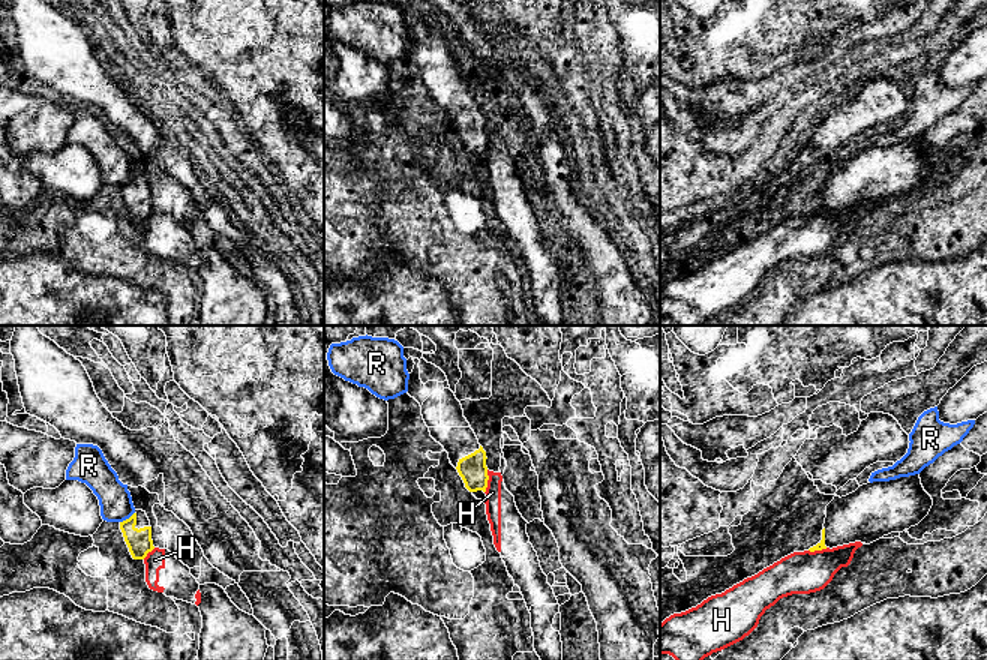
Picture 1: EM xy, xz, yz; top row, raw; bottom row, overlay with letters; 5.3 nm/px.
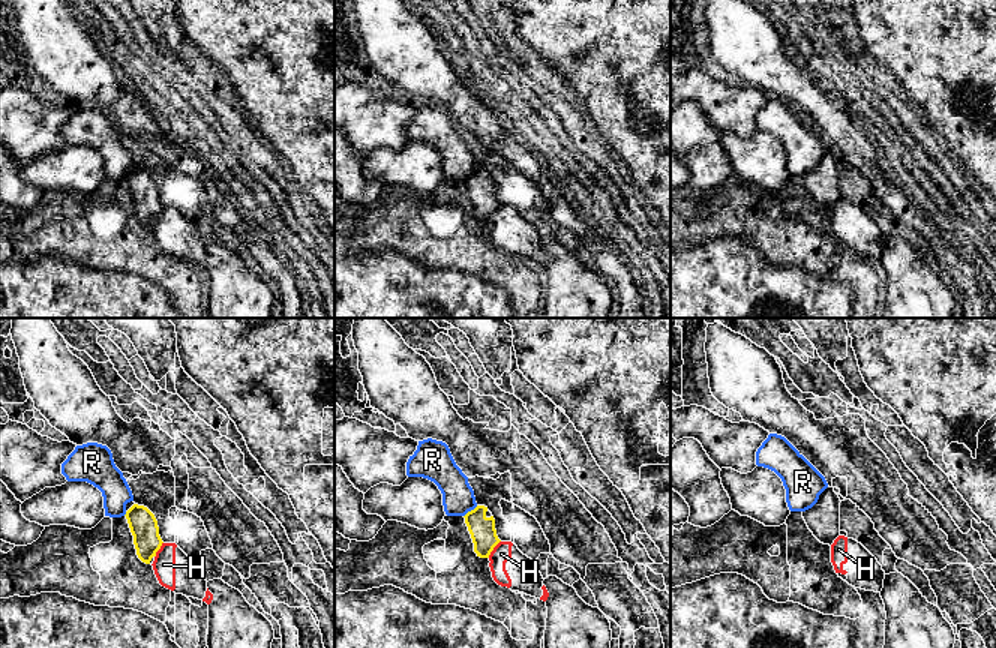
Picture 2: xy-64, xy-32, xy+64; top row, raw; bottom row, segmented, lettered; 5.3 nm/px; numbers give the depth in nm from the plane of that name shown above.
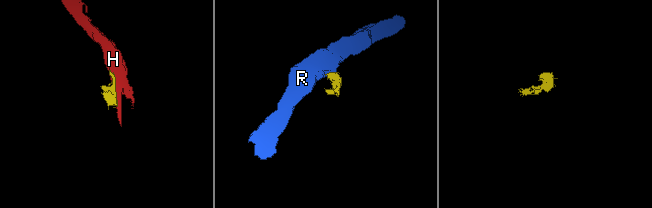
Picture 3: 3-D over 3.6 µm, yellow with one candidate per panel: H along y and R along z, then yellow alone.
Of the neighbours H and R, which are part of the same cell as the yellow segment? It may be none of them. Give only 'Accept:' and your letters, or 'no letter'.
Accept: no letter

